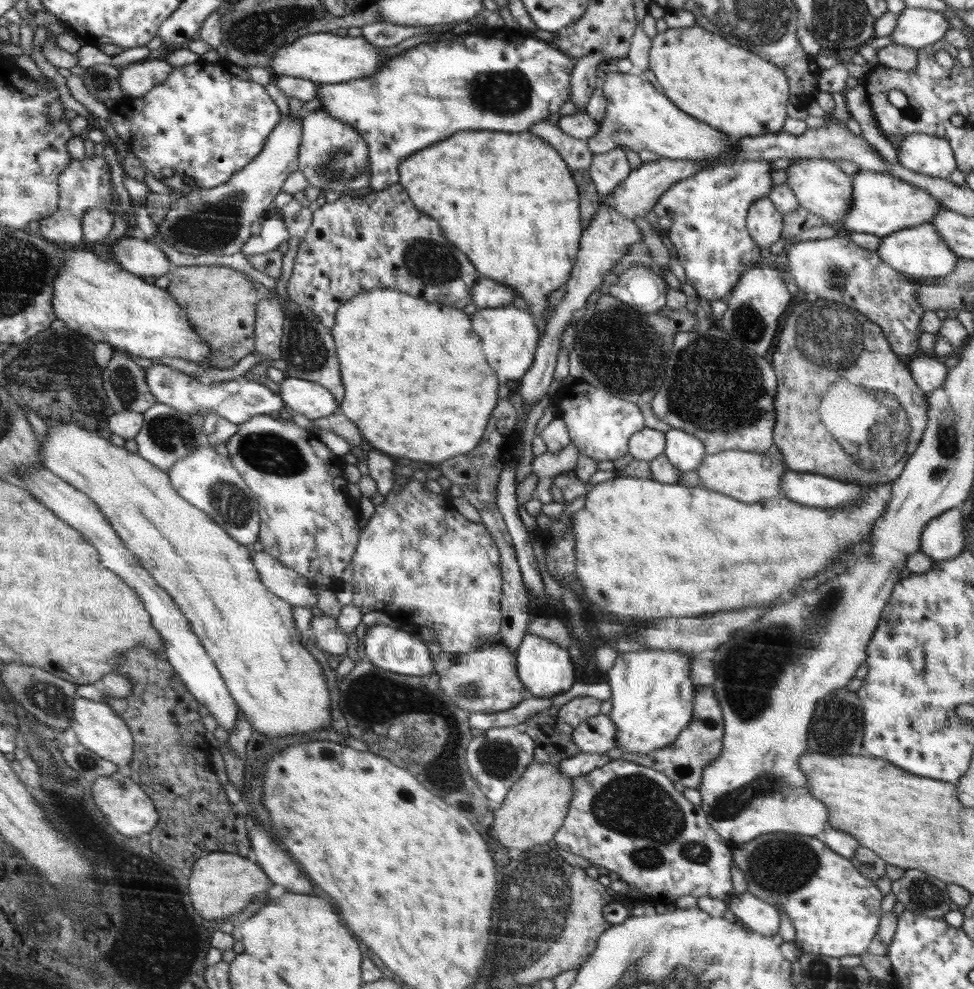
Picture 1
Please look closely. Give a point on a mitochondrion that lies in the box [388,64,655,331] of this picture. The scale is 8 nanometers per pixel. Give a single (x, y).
(502, 94)

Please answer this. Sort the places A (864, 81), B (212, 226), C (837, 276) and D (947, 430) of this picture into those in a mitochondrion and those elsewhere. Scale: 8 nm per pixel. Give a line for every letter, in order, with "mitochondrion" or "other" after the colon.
A: other
B: mitochondrion
C: mitochondrion
D: mitochondrion

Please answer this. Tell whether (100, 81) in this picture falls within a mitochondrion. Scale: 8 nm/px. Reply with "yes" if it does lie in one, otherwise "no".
yes

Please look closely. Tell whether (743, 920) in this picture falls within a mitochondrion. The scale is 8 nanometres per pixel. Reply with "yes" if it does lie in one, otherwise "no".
no

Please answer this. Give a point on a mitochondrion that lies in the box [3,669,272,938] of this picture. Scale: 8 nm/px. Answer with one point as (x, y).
(49, 698)

